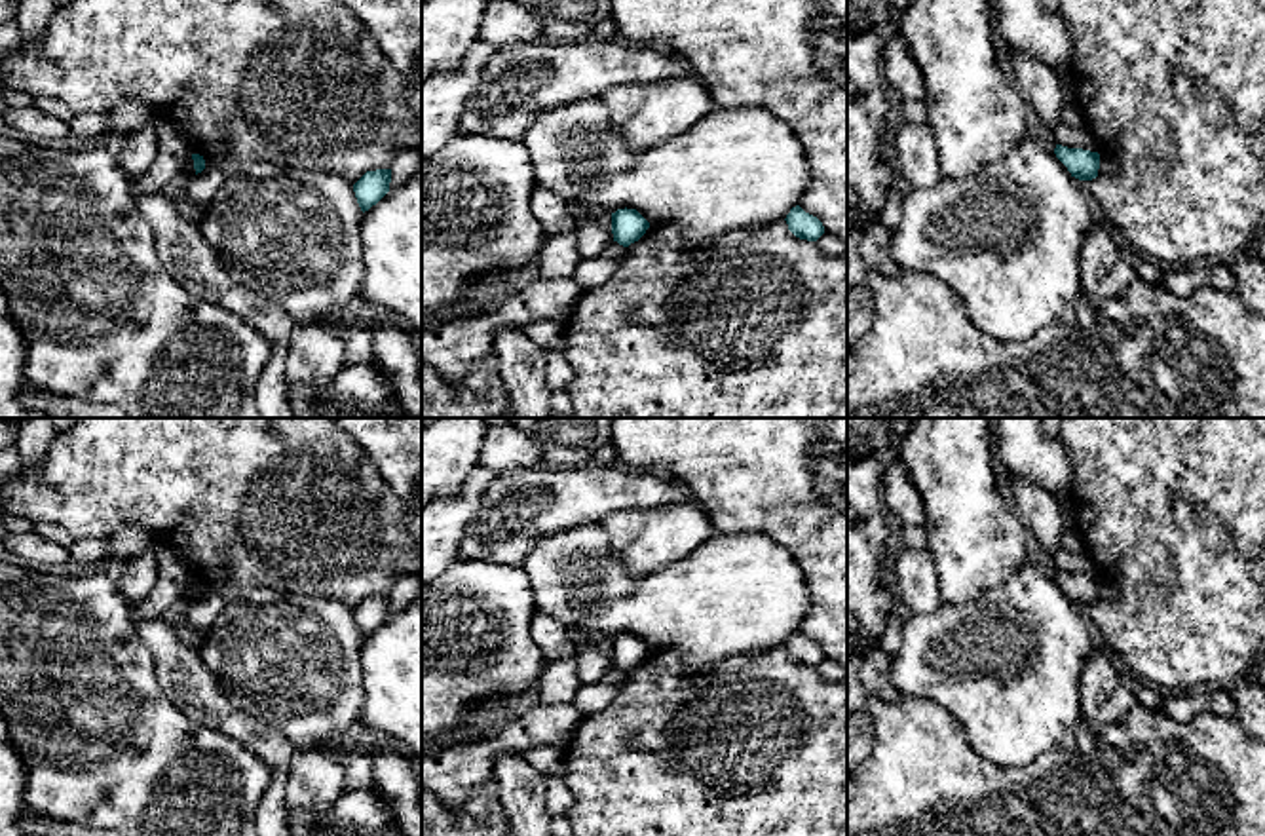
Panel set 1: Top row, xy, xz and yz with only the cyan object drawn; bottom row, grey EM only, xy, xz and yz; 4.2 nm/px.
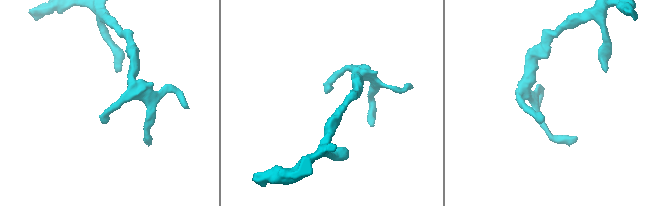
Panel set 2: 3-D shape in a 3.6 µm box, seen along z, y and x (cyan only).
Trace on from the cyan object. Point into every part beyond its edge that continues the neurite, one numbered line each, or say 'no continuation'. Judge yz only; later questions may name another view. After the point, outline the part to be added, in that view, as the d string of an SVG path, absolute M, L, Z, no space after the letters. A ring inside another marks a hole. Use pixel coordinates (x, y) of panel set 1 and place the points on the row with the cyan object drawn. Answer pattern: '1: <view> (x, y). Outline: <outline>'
no continuation

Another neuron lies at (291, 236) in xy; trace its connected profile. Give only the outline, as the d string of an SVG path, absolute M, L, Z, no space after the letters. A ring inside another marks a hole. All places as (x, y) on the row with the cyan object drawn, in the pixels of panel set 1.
M255 163L228 179L196 222L241 287L279 304L296 325L334 325L361 294L361 217L353 184L323 171Z

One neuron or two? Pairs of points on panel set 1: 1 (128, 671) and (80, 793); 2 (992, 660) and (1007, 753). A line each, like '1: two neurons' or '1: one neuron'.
1: one neuron
2: one neuron

